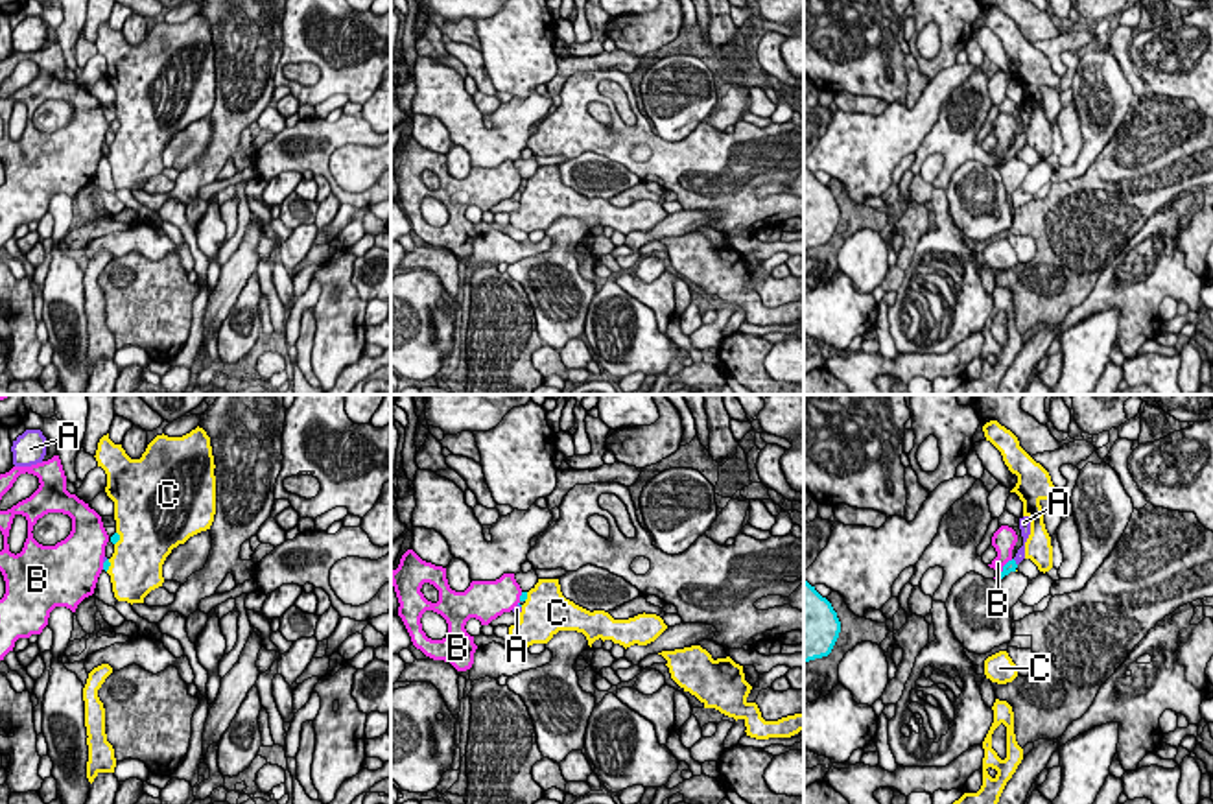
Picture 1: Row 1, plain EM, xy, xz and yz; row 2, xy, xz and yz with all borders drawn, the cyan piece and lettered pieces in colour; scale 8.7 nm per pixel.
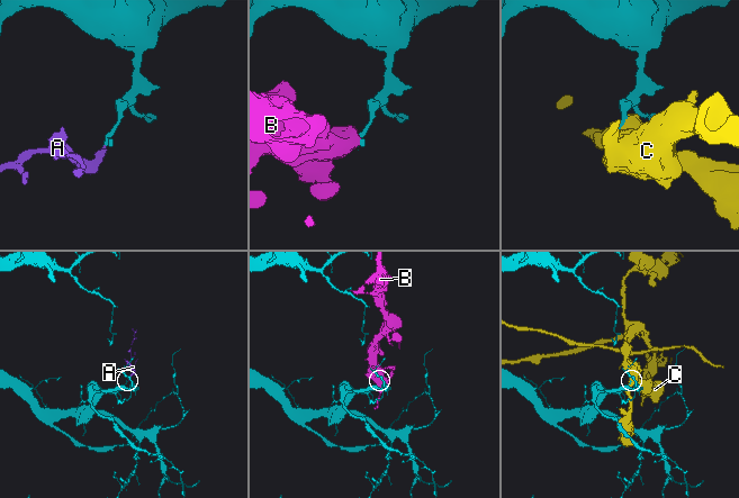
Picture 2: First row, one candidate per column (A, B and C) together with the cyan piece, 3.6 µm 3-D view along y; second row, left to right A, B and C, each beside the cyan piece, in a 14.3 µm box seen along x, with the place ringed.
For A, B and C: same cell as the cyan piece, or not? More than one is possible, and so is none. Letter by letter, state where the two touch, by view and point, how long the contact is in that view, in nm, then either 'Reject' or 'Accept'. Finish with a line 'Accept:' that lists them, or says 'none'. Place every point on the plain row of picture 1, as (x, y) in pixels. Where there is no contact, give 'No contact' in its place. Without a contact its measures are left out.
A: Touches cyan at yz (1014, 150). Shared border 70 nm. Accept
B: Touches cyan at yz (1003, 155). Shared border 240 nm. Reject
C: Touches cyan at xy (118, 126). Shared border 130 nm. Reject
Accept: A

